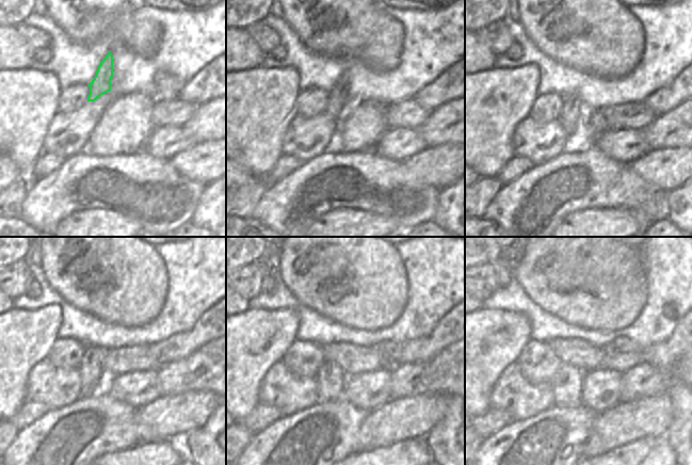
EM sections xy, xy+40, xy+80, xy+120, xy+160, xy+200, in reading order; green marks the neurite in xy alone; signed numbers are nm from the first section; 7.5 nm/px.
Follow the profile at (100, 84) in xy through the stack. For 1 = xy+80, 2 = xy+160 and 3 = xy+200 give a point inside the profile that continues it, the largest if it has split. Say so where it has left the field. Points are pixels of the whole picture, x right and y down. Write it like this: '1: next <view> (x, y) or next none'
1: next xy+80 (569, 115)
2: next xy+160 (330, 378)
3: next xy+200 (567, 383)

